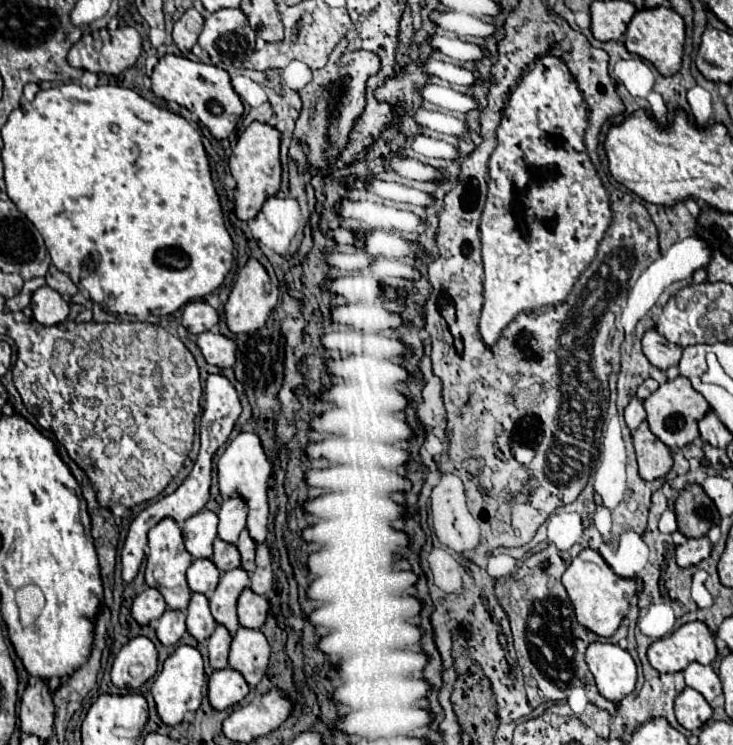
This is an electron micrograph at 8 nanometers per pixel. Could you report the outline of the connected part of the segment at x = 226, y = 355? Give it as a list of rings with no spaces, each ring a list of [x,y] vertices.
[[[205,331],[199,335],[197,339],[197,345],[201,347],[207,363],[211,365],[217,365],[217,367],[233,367],[235,363],[235,349],[237,349],[237,343],[221,333],[211,333],[211,331]]]

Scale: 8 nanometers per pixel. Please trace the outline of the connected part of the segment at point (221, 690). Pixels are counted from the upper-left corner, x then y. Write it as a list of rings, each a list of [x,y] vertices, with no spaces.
[[[231,667],[213,671],[209,677],[209,701],[215,709],[223,711],[239,703],[249,693],[249,685],[243,675]]]

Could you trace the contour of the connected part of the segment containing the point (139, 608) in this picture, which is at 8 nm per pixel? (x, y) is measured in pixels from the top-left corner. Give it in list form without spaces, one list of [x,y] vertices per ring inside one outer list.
[[[145,587],[145,591],[135,597],[131,613],[139,625],[147,625],[149,621],[159,619],[161,613],[165,613],[165,599],[157,589]]]

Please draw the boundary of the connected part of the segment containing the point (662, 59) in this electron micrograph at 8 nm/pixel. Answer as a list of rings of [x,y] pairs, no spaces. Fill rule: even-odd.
[[[667,7],[637,11],[625,33],[627,51],[649,61],[663,77],[675,75],[681,69],[683,45],[685,45],[685,23],[681,15],[677,15],[673,9]]]

